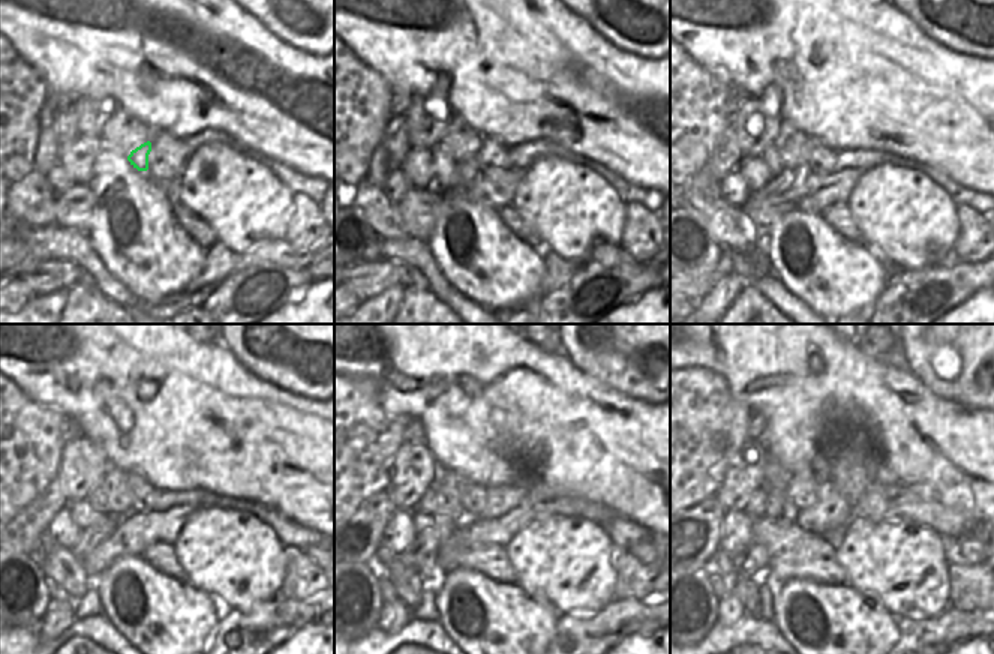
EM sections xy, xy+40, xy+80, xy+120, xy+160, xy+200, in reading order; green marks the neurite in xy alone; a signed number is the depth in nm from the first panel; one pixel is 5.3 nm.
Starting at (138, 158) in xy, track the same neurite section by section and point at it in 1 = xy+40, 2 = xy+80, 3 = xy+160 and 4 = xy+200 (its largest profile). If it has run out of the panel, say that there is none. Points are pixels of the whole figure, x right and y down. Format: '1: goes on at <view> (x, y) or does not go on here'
1: goes on at xy+40 (470, 168)
2: goes on at xy+80 (781, 182)
3: goes on at xy+160 (422, 555)
4: goes on at xy+200 (753, 563)

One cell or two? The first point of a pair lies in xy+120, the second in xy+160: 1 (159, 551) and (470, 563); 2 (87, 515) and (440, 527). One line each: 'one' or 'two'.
1: one
2: one

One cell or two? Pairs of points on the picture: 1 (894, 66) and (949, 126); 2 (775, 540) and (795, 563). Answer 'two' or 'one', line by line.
1: one
2: one

